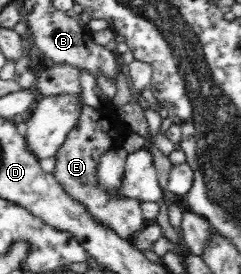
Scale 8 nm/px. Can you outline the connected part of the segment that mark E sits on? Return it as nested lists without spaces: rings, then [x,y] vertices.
[[[85,106],[81,108],[81,116],[78,116],[74,121],[73,128],[69,130],[69,134],[66,135],[65,142],[58,149],[55,156],[55,168],[53,168],[53,179],[57,180],[57,183],[61,185],[61,190],[65,191],[65,194],[69,195],[69,198],[81,203],[83,209],[89,218],[93,219],[93,222],[98,226],[103,226],[106,230],[113,232],[113,234],[121,237],[125,241],[133,240],[138,233],[141,233],[147,226],[148,221],[142,215],[141,207],[139,207],[139,200],[135,198],[126,198],[121,191],[116,188],[107,189],[103,183],[101,183],[99,177],[99,164],[101,156],[105,156],[107,152],[113,146],[113,120],[103,116],[103,110],[97,110],[97,108],[91,108],[91,106]]]

